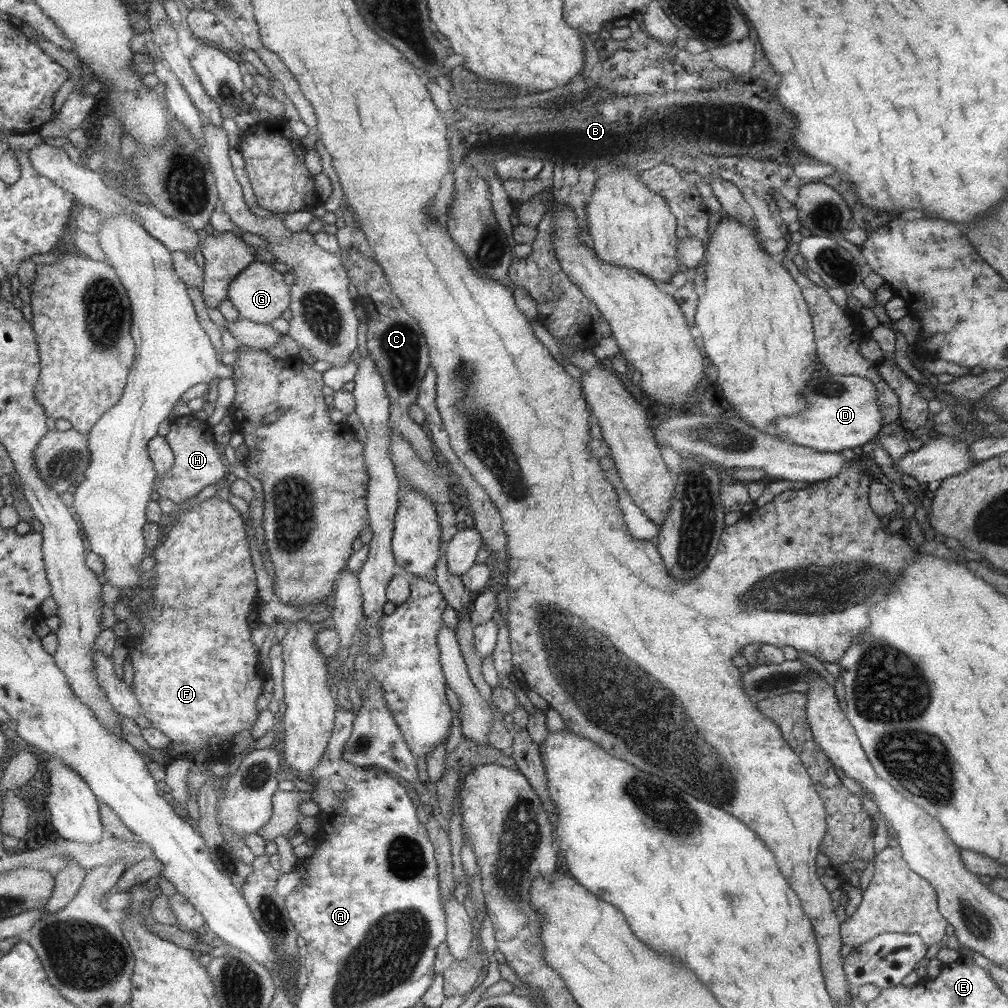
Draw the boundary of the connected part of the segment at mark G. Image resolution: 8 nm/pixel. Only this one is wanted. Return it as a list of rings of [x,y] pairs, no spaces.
[[[253,260],[232,283],[228,292],[228,298],[239,312],[240,318],[259,324],[269,325],[273,320],[282,316],[289,306],[289,289],[281,280],[281,274],[271,270],[269,263]]]

